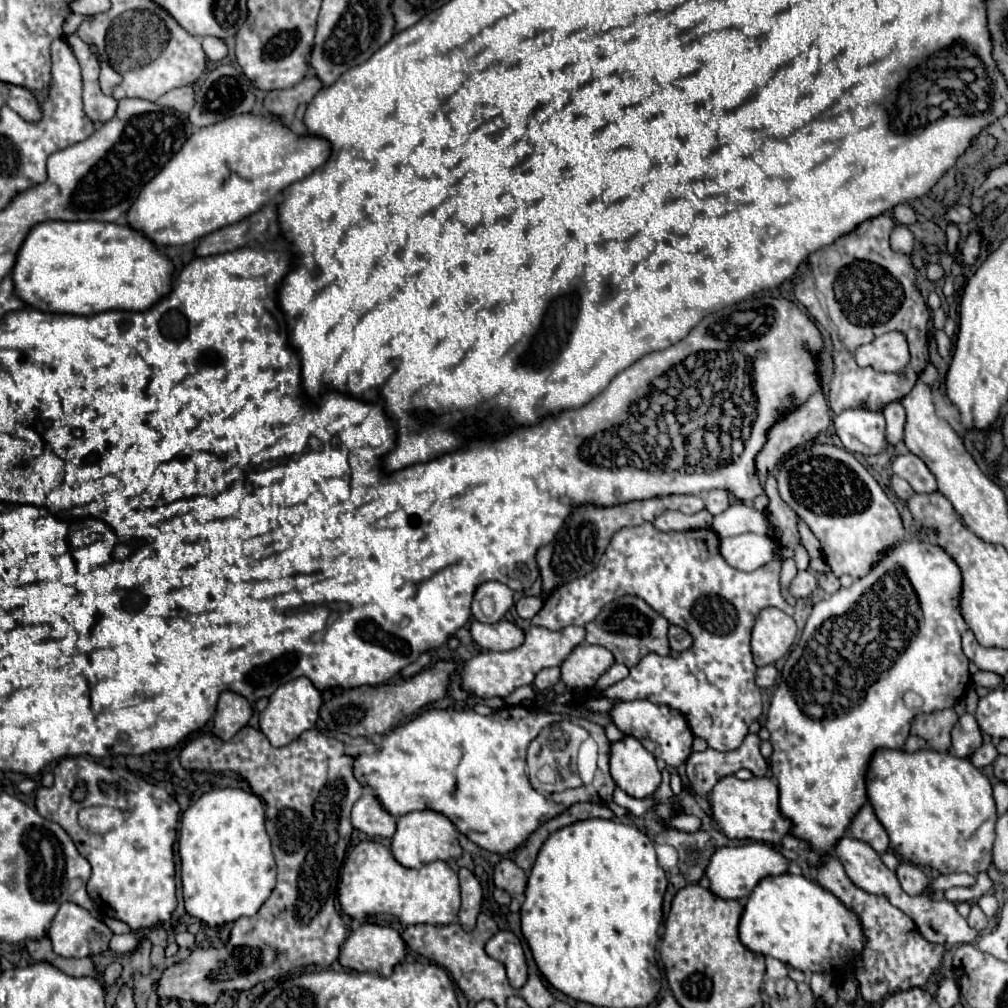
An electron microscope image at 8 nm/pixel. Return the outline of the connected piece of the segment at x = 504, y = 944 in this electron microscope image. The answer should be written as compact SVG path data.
M499 931L497 935L493 935L487 941L485 951L489 957L495 957L505 965L511 987L521 989L525 985L527 965L525 965L523 947L521 947L521 941L511 931Z

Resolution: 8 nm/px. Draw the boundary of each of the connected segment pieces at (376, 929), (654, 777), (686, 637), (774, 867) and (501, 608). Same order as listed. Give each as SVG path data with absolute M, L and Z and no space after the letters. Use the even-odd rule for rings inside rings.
M365 923L357 931L353 931L339 955L339 963L343 967L355 971L371 971L381 977L389 977L393 973L393 967L399 965L403 959L405 959L405 941L401 939L401 935L391 927L381 927L371 923Z
M625 737L611 745L611 775L635 799L651 797L661 785L655 757L635 737Z
M675 625L669 627L669 645L673 651L677 651L677 653L687 651L691 647L691 643L693 643L693 639L683 627L675 627Z
M747 843L739 847L719 847L705 867L705 877L709 879L709 891L715 893L721 899L747 899L751 889L767 877L767 875L779 875L787 871L787 859L777 853L773 847L765 843Z
M487 581L487 583L479 585L477 591L475 591L475 597L473 597L473 607L471 607L473 609L473 617L477 621L481 621L481 623L497 623L499 619L503 619L503 615L513 605L513 595L515 595L515 591L509 589L507 585L499 583L499 581ZM483 597L491 597L493 603L495 603L495 611L489 617L485 617L481 607L479 607L479 601Z

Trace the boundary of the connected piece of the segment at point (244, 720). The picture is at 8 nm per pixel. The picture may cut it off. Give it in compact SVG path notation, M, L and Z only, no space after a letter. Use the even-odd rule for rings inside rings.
M225 691L219 697L217 713L213 717L213 733L221 741L229 741L235 737L239 729L243 729L249 723L251 715L253 715L253 707L245 697Z

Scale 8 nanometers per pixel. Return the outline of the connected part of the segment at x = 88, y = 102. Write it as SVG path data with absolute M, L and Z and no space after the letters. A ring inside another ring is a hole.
M69 35L67 43L81 65L83 103L85 103L87 117L91 117L95 123L109 121L117 111L117 101L113 97L103 95L103 91L99 87L99 61L91 53L89 45L85 41L81 41L77 35Z

